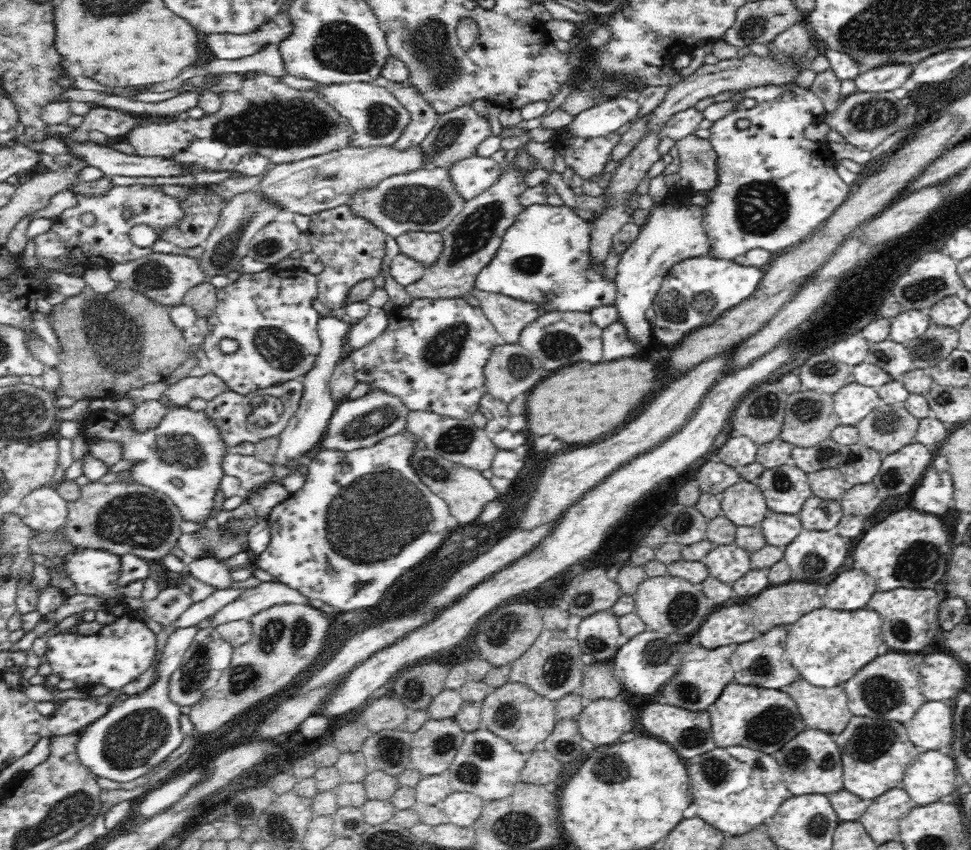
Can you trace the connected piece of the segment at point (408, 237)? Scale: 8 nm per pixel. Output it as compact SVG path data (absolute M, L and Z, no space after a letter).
M407 232L398 236L399 252L416 259L424 267L432 267L440 258L444 248L441 233Z

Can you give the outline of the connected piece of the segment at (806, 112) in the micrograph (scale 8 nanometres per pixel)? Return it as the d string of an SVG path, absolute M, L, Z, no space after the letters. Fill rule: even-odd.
M789 83L786 86L766 84L750 87L730 97L750 97L755 100L755 105L748 110L732 112L710 128L709 141L716 157L717 183L708 192L704 192L704 196L710 200L702 206L701 225L707 236L709 251L716 258L732 261L738 254L746 254L746 251L753 248L778 252L803 241L816 232L838 206L844 204L851 190L830 162L822 162L822 158L834 160L827 145L805 137L806 126L815 125L826 113L820 98L809 88ZM740 119L748 120L750 126L744 130L738 129L736 122Z

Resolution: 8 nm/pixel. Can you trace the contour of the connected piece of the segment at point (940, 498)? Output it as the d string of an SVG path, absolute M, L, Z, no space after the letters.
M930 466L910 496L914 498L914 508L932 514L944 514L948 510L952 494L954 494L954 486L950 474Z

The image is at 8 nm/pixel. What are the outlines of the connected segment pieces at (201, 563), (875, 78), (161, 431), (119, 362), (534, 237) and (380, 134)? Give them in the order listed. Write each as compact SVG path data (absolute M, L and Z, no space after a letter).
M215 558L188 560L187 572L214 590L228 590L232 586L231 571L224 562L218 562Z
M888 65L879 69L862 69L854 78L857 92L893 91L906 82L912 72L912 65Z
M189 407L168 408L162 410L160 426L156 430L144 432L144 434L135 434L127 426L126 415L112 410L92 411L92 416L82 424L81 435L92 440L110 439L122 441L124 445L124 460L132 461L134 466L125 474L126 479L132 482L144 484L153 490L160 490L166 494L174 504L180 509L183 518L186 521L195 523L209 523L210 512L216 507L214 504L214 492L221 486L221 480L224 476L222 473L222 458L228 452L227 446L224 446L221 436L218 434L214 423L207 417L204 411L194 412Z
M86 286L82 294L54 305L46 317L64 345L55 367L60 376L57 397L67 395L76 400L111 397L112 392L104 392L104 380L112 378L106 372L114 374L108 390L126 393L159 382L189 358L191 342L174 326L169 309L127 287L110 294L95 294Z
M547 202L525 206L516 220L502 235L494 258L476 275L474 284L480 290L500 293L517 301L532 302L537 308L561 313L589 313L600 306L613 306L617 286L604 274L604 262L592 259L592 227L573 208L567 205L553 206Z
M349 82L314 87L338 113L350 120L356 132L352 147L388 146L394 144L411 122L410 112L385 87L371 82Z

